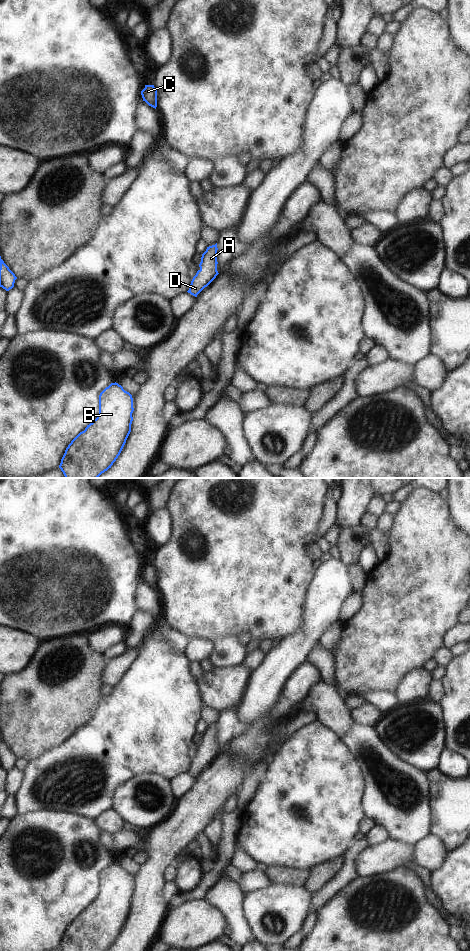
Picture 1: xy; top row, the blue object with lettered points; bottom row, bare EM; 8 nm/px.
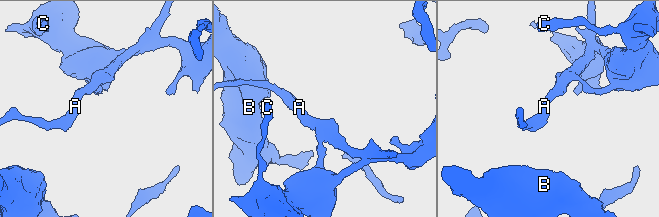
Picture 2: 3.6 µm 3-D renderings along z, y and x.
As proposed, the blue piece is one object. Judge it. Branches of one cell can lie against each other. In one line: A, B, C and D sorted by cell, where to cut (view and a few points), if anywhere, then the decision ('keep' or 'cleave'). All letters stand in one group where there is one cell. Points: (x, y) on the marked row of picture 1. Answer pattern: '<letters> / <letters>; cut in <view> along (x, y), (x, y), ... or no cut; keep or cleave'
A B C D; no cut; keep

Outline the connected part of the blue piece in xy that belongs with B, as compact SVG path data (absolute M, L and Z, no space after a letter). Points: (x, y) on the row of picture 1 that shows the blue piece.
M118 383L99 395L99 414L68 445L59 468L65 478L98 478L120 455L131 432L133 398Z

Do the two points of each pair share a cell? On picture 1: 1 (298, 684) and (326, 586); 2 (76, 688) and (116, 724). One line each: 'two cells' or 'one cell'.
1: two cells
2: two cells

